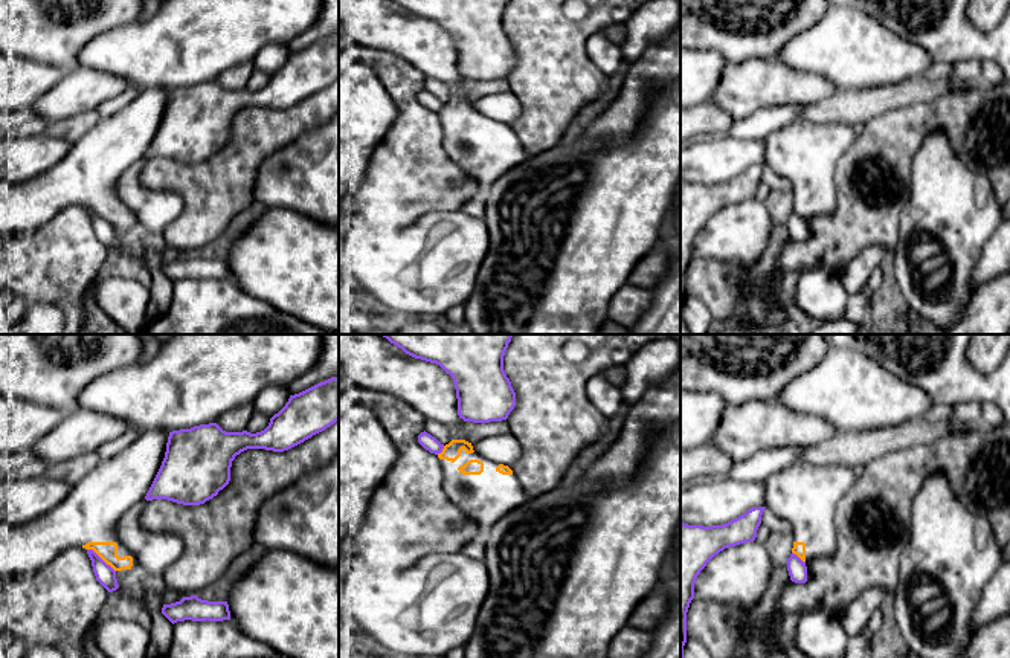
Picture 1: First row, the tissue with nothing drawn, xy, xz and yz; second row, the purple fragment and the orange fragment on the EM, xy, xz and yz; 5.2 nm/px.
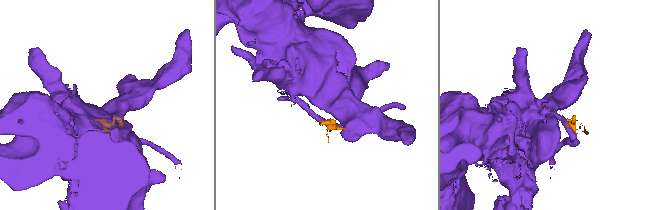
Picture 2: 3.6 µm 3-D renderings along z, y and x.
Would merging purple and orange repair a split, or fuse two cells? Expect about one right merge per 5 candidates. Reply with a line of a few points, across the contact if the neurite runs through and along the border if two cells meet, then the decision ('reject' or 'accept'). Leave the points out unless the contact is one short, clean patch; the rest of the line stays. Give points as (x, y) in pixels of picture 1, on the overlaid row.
line xy (87, 548), (92, 548), (115, 571); reject

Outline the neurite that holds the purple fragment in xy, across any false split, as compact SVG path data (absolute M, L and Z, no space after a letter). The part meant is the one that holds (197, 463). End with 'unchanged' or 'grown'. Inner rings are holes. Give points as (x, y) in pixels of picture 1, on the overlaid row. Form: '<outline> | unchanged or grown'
M339 377L299 394L256 434L226 432L217 423L169 432L165 458L145 496L183 505L212 499L230 481L236 455L247 449L288 450L339 420Z | unchanged

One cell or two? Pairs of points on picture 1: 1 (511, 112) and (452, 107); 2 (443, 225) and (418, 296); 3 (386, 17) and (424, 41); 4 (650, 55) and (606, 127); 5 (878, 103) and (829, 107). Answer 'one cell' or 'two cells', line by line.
1: two cells
2: one cell
3: one cell
4: one cell
5: one cell

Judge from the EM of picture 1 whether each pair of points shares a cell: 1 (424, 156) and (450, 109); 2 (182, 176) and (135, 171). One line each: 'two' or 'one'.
1: two
2: two

